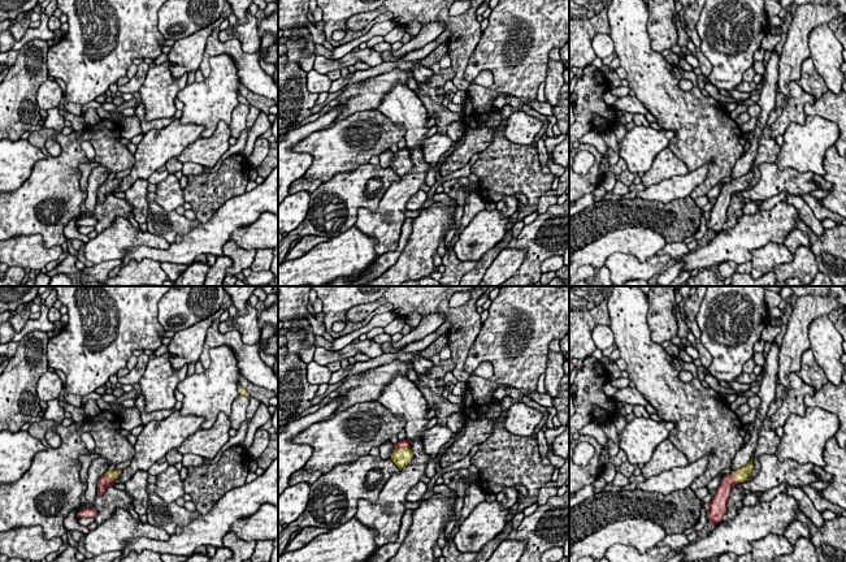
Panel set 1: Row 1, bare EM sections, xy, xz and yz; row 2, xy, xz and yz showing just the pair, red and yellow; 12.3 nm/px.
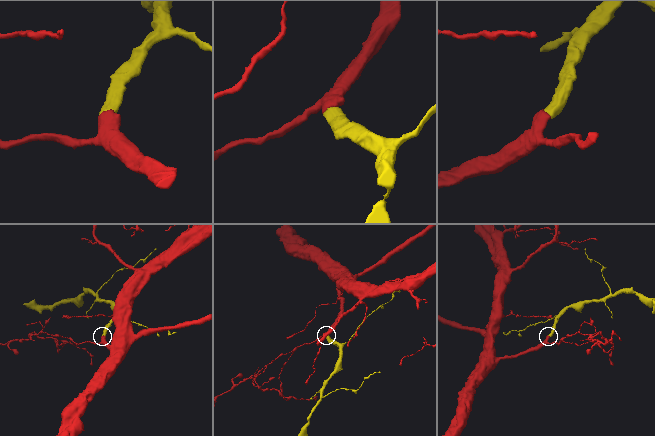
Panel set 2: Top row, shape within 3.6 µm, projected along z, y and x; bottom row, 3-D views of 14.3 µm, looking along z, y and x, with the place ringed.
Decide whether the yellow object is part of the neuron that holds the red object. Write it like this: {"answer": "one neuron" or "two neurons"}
{"answer": "one neuron"}

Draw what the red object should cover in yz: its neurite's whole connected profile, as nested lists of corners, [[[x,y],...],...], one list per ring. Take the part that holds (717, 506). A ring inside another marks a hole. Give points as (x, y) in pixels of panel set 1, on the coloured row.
[[[750,461],[746,466],[726,474],[721,481],[719,488],[716,489],[716,494],[710,502],[710,514],[708,520],[710,526],[715,526],[723,520],[723,516],[726,514],[726,503],[730,497],[732,488],[737,483],[743,483],[751,475],[754,468],[752,461]]]

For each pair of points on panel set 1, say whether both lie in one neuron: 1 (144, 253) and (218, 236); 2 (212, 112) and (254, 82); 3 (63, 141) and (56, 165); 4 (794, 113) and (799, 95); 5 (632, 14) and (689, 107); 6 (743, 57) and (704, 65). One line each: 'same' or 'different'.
1: same
2: different
3: same
4: same
5: same
6: different

